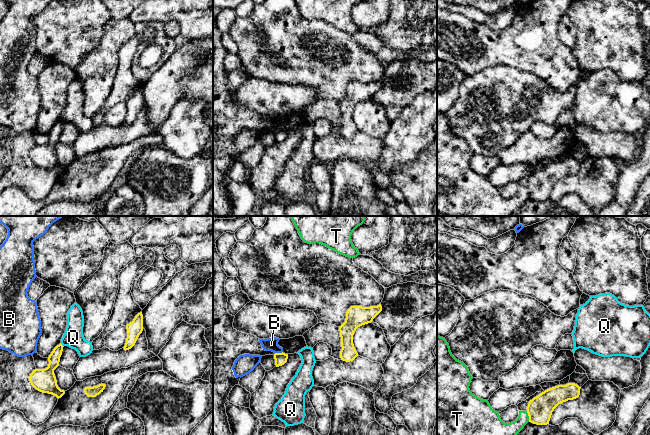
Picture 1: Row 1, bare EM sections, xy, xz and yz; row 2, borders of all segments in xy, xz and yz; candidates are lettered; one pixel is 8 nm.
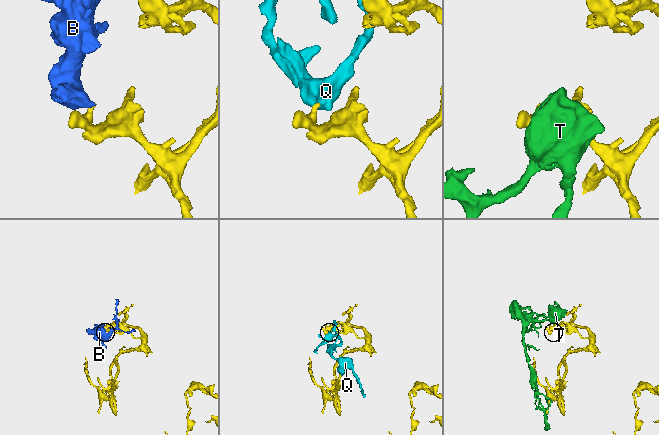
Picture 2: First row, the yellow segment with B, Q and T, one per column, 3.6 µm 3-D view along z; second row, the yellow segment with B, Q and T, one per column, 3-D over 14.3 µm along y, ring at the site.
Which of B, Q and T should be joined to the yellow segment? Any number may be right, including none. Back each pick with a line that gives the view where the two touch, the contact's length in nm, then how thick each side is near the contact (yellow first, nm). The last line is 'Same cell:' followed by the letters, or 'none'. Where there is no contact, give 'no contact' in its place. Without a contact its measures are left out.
Same cell: none

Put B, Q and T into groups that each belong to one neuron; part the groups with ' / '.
B / Q / T

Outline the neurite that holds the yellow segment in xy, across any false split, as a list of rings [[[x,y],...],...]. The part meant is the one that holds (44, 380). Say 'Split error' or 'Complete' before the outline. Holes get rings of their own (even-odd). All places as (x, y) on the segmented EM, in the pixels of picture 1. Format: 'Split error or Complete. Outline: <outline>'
Complete. Outline: [[[57,345],[48,357],[48,367],[45,369],[35,369],[29,376],[31,385],[38,391],[48,393],[61,398],[65,391],[57,385],[54,370],[59,366],[60,357],[63,351],[63,345]]]

